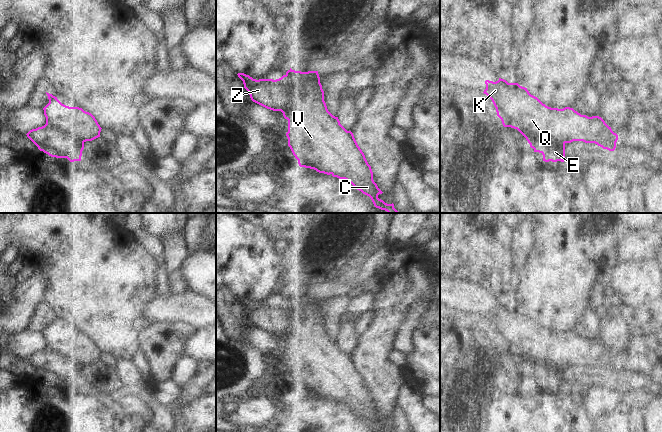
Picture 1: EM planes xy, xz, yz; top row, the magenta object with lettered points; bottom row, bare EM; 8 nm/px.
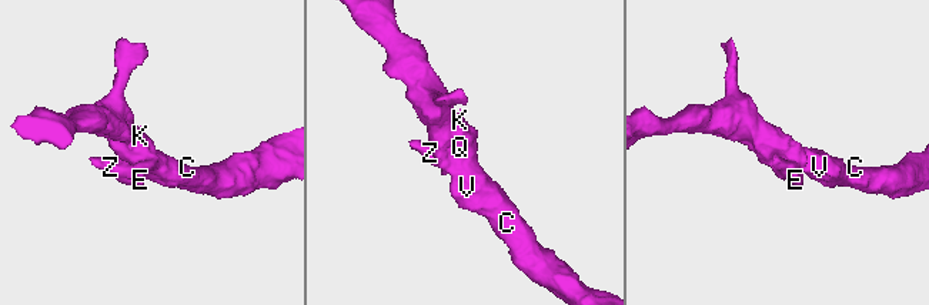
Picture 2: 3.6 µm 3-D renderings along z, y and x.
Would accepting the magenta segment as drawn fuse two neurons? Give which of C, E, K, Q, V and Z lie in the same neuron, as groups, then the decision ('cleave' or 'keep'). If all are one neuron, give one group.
C K Q V / E Z | cleave

